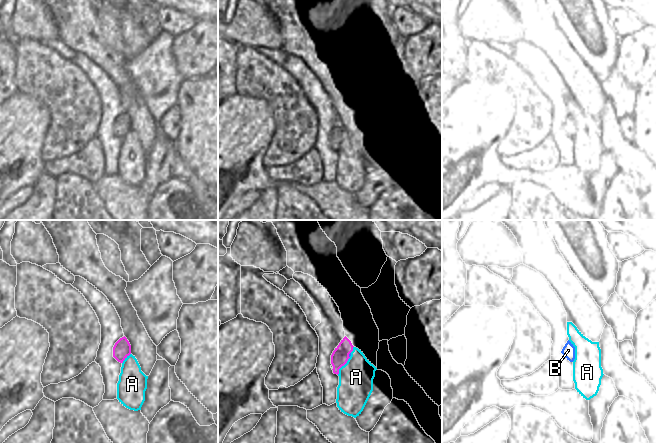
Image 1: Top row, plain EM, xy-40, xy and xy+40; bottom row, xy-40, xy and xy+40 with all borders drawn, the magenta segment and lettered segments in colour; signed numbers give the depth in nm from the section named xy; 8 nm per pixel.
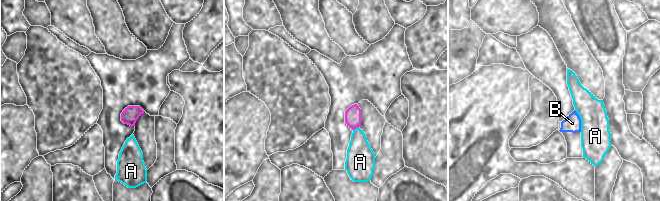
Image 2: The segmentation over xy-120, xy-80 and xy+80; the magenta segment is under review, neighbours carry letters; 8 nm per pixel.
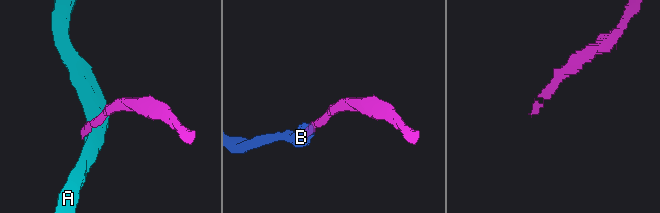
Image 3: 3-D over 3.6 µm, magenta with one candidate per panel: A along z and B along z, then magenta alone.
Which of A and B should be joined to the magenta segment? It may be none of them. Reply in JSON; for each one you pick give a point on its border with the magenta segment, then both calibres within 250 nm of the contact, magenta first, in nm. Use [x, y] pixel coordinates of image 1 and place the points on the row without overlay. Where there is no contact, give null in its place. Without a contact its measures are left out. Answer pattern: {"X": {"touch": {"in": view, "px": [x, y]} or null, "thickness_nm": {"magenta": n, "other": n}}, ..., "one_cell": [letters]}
{"B": {"touch": {"in": "xy", "px": [348, 131]}, "thickness_nm": {"magenta": 140, "other": 20}}, "one_cell": ["B"]}

